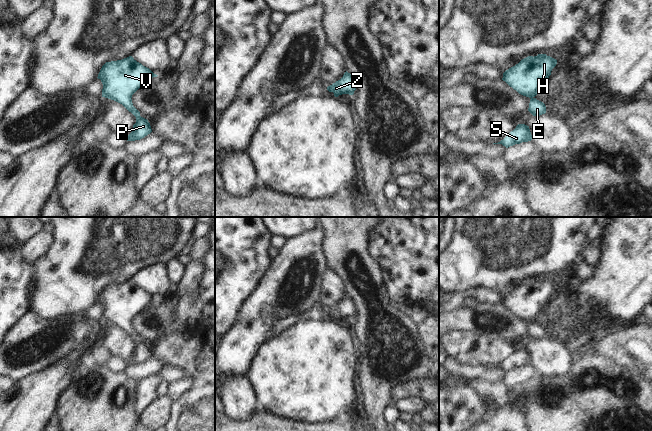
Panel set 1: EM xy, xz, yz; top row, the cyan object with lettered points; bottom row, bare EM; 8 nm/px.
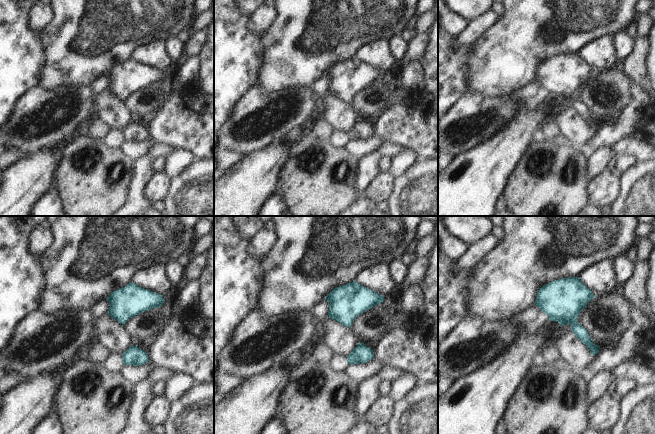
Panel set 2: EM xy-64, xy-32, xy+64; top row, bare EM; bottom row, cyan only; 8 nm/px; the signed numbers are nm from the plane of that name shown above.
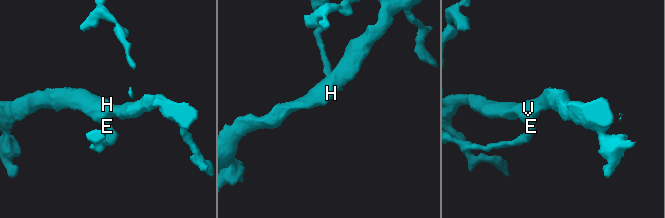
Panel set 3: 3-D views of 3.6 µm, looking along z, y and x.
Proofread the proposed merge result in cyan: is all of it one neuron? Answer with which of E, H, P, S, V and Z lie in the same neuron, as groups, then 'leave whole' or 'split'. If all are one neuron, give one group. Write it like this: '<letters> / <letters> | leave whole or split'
E H P S V Z | leave whole

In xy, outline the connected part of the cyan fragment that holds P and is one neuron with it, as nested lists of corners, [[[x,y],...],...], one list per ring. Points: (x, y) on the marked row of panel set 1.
[[[132,56],[106,62],[98,74],[97,78],[103,84],[102,97],[122,104],[136,117],[136,123],[133,125],[132,132],[127,136],[127,141],[140,140],[152,132],[150,123],[140,116],[131,98],[139,88],[157,76]]]

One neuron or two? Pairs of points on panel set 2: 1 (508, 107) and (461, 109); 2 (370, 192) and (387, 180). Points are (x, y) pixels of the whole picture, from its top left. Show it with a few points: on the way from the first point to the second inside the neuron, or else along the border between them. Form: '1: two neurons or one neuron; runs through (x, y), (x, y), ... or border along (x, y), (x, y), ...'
1: one neuron; runs through (496, 108), (473, 109)
2: one neuron; runs through (374, 191), (383, 184)

